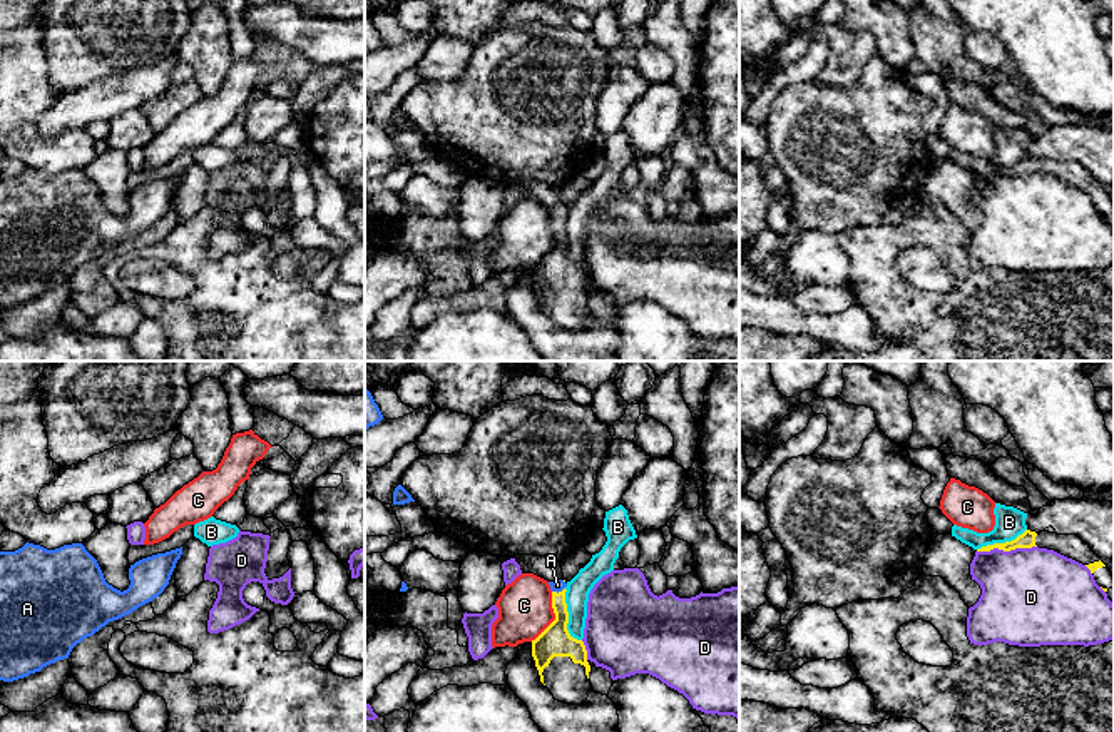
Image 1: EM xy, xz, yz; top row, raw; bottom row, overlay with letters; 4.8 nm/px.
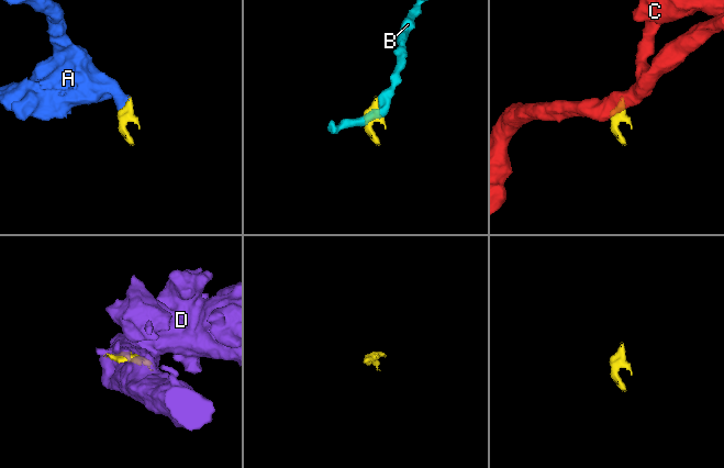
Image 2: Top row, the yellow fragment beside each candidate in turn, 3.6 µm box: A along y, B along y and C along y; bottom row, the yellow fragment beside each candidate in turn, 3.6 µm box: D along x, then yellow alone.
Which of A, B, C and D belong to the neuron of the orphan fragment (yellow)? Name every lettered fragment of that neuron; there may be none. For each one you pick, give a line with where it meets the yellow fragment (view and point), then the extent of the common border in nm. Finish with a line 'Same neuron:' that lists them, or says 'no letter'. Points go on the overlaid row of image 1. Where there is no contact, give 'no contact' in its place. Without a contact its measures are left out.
A: xz (556, 592) | 70 nm
Same neuron: A

